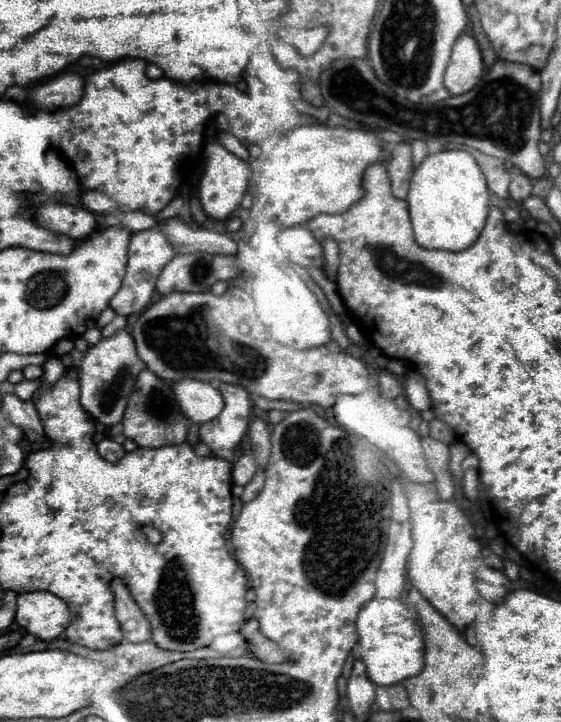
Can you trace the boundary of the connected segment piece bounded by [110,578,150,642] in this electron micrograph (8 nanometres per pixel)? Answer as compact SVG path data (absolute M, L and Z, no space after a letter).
M120 578L110 580L110 588L114 592L114 606L116 606L116 618L122 626L124 638L130 642L146 642L150 640L150 626L144 618L144 612L136 606L134 598L130 596L128 588Z

